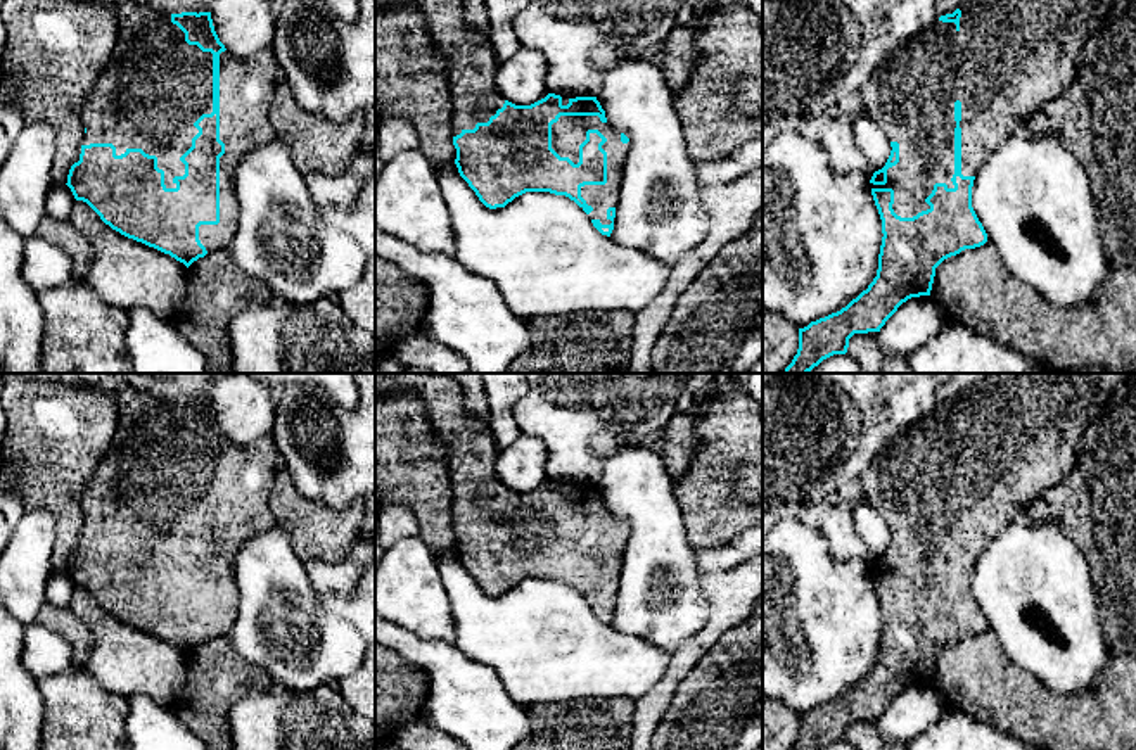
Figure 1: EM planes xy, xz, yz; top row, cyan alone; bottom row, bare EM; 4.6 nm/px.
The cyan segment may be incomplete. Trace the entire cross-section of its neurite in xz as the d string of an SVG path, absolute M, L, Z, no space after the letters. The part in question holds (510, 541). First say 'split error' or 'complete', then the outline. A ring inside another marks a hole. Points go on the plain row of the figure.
split error; M375 373L375 397L394 389L415 392L422 397L437 439L448 448L448 468L453 484L455 551L479 588L486 594L496 596L505 594L526 579L565 582L590 603L593 613L602 622L610 624L622 556L629 546L631 531L624 520L616 518L607 510L605 498L597 484L567 486L548 480L531 493L515 493L508 489L496 474L498 449L489 423L465 408L462 391L455 378L439 373Z

